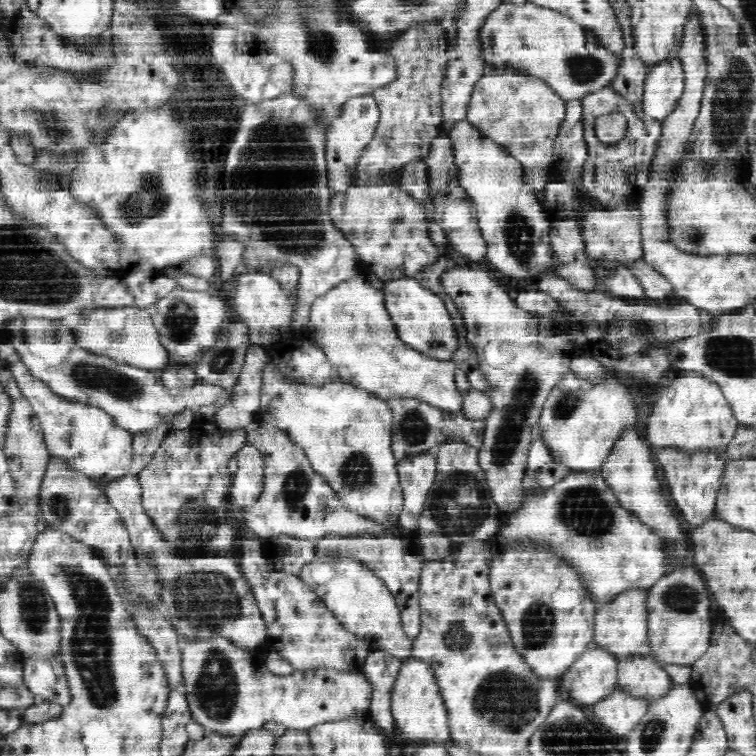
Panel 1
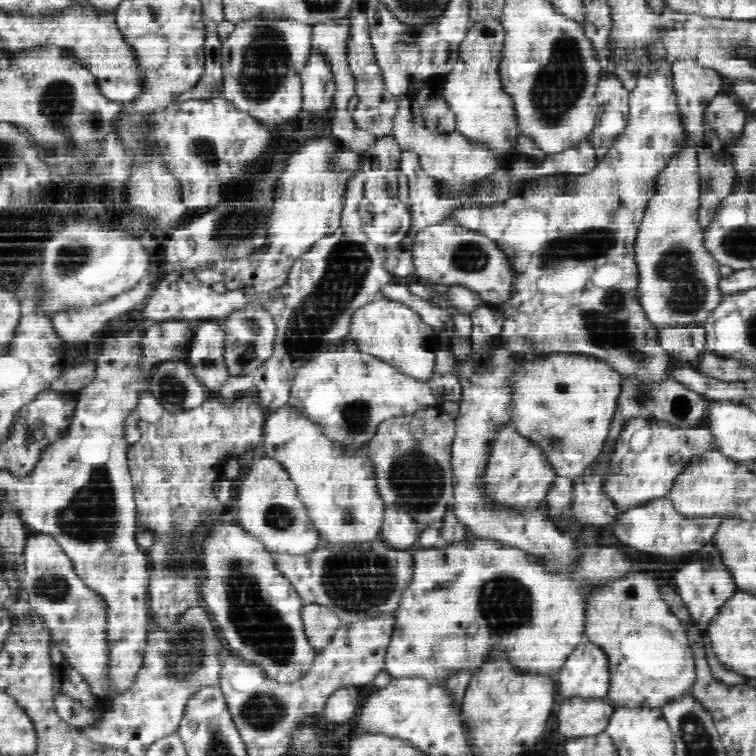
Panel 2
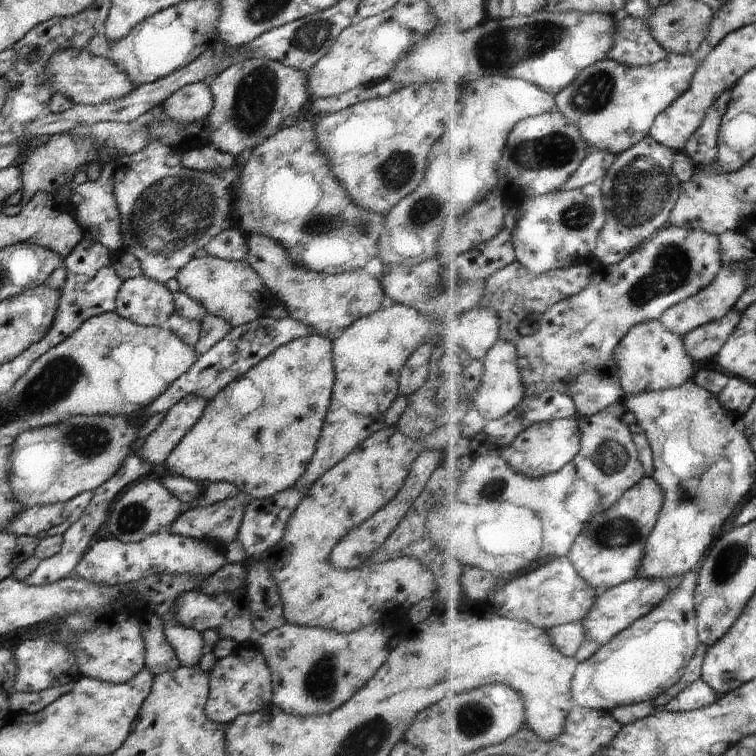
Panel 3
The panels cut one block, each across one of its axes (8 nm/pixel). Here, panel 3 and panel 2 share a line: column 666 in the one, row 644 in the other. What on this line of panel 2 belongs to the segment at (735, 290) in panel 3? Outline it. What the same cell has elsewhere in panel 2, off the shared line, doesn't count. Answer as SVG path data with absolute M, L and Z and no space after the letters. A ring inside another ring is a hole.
M308 603L302 608L302 622L308 641L318 652L334 636L341 625L340 617L330 607L322 604Z

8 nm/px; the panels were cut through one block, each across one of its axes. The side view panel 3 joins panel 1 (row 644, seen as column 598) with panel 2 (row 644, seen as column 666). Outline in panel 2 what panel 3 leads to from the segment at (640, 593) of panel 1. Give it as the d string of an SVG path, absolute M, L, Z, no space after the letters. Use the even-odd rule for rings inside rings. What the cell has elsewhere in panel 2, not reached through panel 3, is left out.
M594 641L579 644L568 655L559 670L558 694L569 696L606 697L610 688L610 661Z

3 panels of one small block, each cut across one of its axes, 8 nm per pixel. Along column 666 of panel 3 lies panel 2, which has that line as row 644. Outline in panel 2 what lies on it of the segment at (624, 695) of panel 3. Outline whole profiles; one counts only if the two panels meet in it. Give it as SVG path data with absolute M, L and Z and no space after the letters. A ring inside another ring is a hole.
M631 573L630 576L624 576L624 578L614 580L614 582L606 582L604 586L600 586L588 598L588 606L586 606L586 637L588 637L588 641L594 641L594 643L600 645L608 655L608 661L610 661L610 688L607 696L610 698L610 703L614 708L620 705L662 708L665 704L684 696L684 694L692 695L692 686L694 686L694 680L696 680L696 662L694 662L694 652L692 652L692 645L690 644L690 639L688 639L688 629L684 625L684 620L676 616L676 613L672 613L670 605L664 601L664 596L660 591L662 584L663 582L658 582L650 574Z

